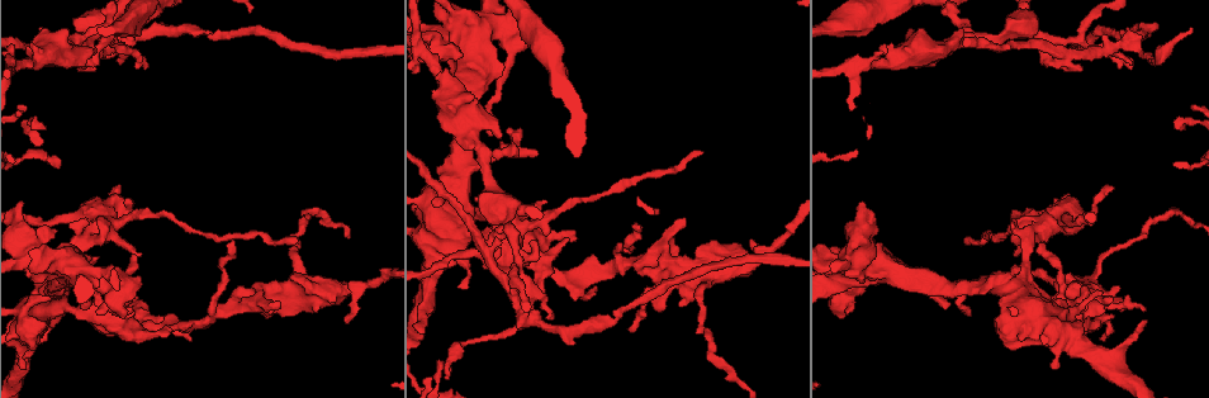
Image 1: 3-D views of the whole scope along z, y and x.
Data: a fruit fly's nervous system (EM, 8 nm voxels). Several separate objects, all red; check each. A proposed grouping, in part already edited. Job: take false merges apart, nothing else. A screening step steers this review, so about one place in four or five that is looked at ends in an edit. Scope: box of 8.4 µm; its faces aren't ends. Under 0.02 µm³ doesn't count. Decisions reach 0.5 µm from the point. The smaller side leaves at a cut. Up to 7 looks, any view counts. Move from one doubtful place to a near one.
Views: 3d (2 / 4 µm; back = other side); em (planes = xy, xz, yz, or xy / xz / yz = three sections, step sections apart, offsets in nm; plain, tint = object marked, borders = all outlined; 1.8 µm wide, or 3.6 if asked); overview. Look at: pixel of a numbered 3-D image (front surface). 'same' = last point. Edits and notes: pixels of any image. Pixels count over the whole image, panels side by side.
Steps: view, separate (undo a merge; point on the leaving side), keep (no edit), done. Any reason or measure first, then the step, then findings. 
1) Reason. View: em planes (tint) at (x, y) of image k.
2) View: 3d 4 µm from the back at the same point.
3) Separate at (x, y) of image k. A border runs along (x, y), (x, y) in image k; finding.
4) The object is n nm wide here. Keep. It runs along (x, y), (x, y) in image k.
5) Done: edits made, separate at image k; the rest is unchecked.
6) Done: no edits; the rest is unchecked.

Thick turns thin. View: em yz step 16 (tint) at (760, 253) of image 1.

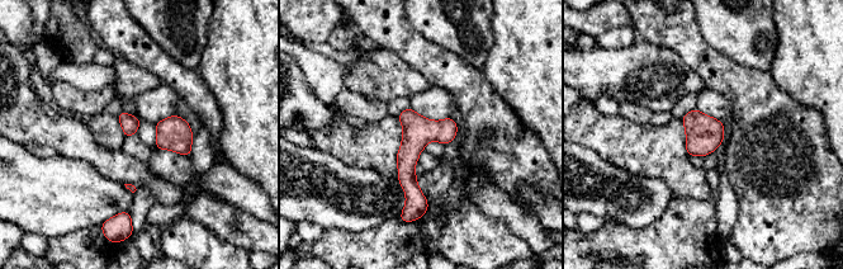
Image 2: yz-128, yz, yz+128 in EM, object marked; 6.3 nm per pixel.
View: em planes (borders) at the same point.

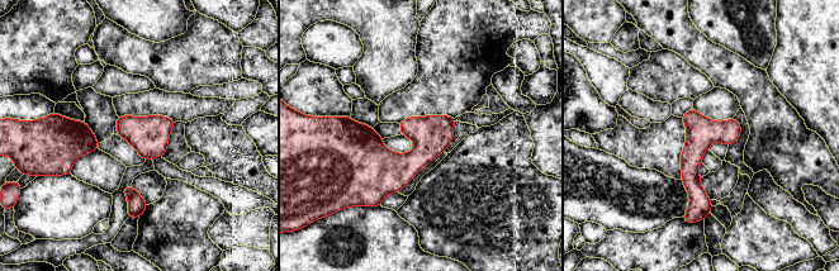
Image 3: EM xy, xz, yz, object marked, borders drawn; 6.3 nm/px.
Keep. It runs along (691, 113), (692, 185), (698, 210) in image 3; continuous, no second neuron.

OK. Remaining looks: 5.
Sudden change in width. View: em planes (tint) at (643, 261) of image 1.

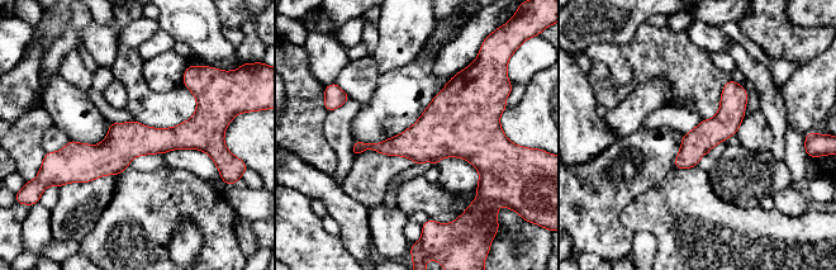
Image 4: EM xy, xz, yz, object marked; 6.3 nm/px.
Keep. It runs along (209, 132), (60, 157) in image 4; one neuron here.

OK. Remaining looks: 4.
Small branch off a trunk. View: 3d 4 µm at (98, 231) of image 1.

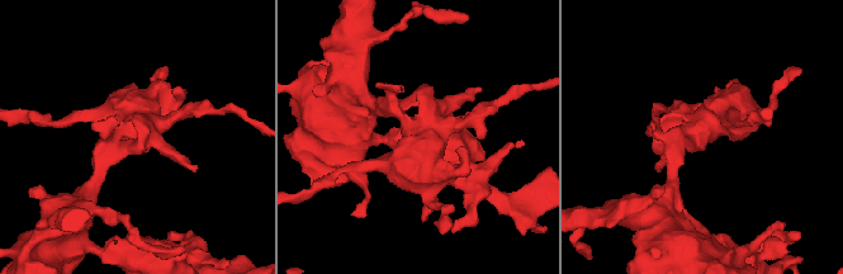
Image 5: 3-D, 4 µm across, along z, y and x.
Need the tissue. View: em 3.6 µm xy step 8 (tint) at (421, 131) of image 5.

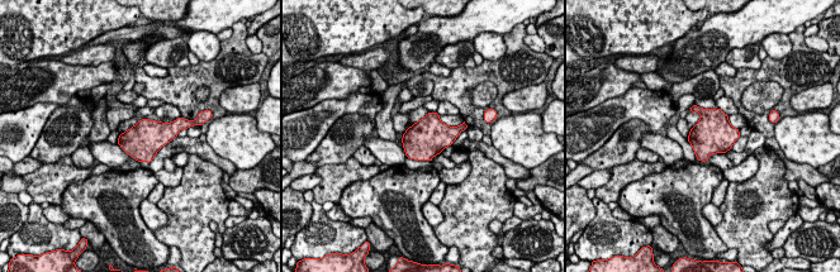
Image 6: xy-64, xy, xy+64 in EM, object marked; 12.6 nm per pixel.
Keep. Continuous, no second neuron.

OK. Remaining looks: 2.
Done: no edits; the rest is unchecked.

